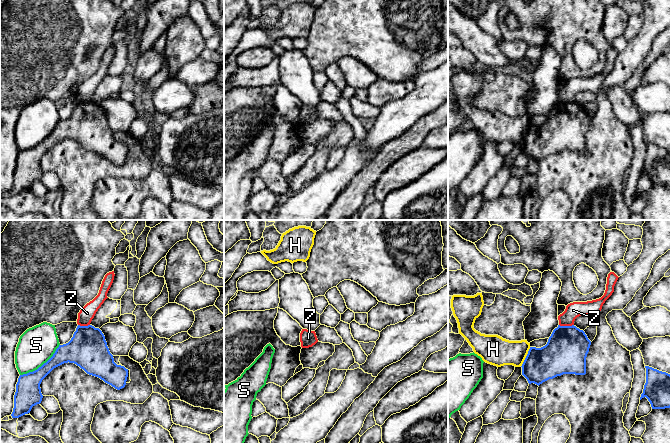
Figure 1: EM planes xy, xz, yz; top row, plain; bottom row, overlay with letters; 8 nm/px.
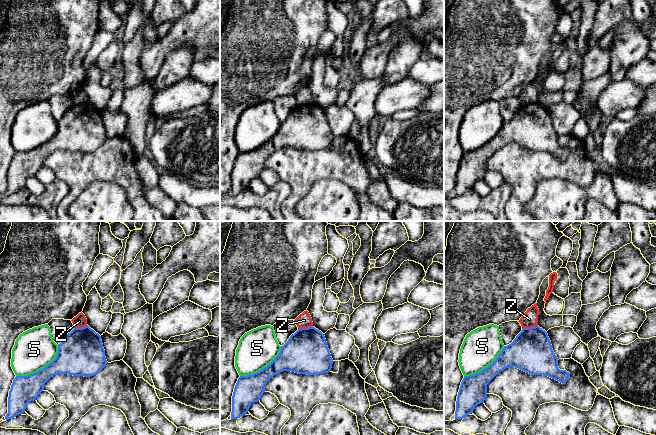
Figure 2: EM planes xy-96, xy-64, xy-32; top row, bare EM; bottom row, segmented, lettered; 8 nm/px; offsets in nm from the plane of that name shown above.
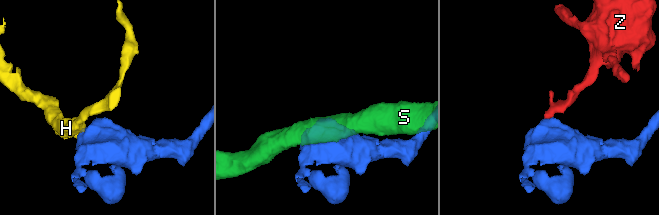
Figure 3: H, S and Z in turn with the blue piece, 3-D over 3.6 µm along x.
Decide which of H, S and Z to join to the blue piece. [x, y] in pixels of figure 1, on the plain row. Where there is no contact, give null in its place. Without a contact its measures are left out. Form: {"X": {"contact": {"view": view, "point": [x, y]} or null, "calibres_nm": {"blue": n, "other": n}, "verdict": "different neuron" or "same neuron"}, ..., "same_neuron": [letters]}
{"H": {"contact": {"view": "yz", "point": [526, 133]}, "calibres_nm": {"blue": 280, "other": 220}, "verdict": "different neuron"}, "S": {"contact": {"view": "xy", "point": [42, 141]}, "calibres_nm": {"blue": 200, "other": 300}, "verdict": "different neuron"}, "Z": {"contact": {"view": "yz", "point": [566, 102]}, "calibres_nm": {"blue": 340, "other": 130}, "verdict": "different neuron"}, "same_neuron": []}

